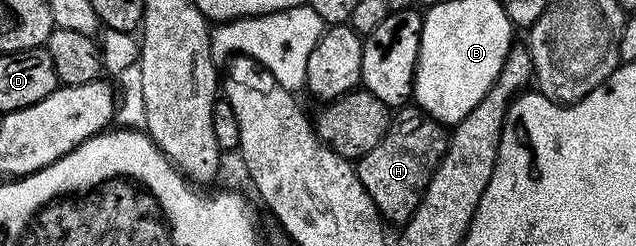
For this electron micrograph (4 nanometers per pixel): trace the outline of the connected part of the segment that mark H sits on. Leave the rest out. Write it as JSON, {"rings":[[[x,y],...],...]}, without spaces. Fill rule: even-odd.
{"rings":[[[406,105],[392,116],[383,141],[355,163],[359,181],[363,189],[367,189],[382,220],[404,225],[413,216],[448,148],[446,128],[420,107]]]}

